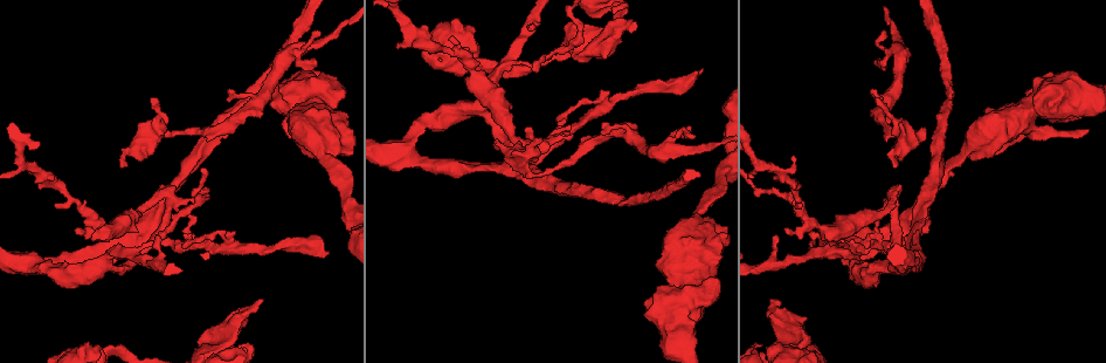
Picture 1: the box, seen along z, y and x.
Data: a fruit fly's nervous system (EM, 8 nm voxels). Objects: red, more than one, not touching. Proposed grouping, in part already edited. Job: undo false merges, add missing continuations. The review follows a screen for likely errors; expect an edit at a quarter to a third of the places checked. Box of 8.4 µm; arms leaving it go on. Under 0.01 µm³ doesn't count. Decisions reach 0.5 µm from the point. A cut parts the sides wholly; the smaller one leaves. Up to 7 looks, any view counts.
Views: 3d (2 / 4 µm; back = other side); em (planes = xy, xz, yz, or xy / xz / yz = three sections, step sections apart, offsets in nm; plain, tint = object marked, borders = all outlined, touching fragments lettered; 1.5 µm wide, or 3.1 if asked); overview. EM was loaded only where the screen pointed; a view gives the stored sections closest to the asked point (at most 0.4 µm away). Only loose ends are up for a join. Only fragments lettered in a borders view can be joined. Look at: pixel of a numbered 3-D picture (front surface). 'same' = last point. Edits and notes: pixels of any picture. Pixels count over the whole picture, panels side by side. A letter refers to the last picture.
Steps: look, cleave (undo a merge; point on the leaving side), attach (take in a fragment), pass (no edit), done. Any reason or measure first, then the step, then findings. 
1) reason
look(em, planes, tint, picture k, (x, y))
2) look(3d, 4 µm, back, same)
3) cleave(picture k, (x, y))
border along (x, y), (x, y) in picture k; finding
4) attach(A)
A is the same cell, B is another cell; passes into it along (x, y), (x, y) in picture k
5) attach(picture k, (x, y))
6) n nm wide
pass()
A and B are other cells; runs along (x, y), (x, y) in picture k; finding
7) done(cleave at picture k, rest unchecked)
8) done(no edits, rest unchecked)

branch stops here
look(em, yz, step 8, tint, picture 1, (262, 301))

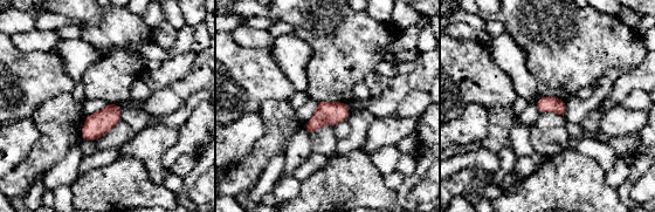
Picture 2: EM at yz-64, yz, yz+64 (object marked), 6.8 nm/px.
look(em, yz, step 8, borders, same)

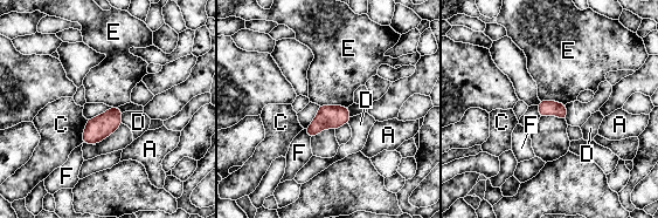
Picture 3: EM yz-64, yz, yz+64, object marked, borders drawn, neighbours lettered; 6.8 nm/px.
pass()
A, C, D, E and F are other cells; border along (319, 104), (347, 107) in picture 3; no lettered fragment goes on from it

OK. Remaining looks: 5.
thick turns thin
look(em, xy, step 8, borders, picture 1, (506, 64))

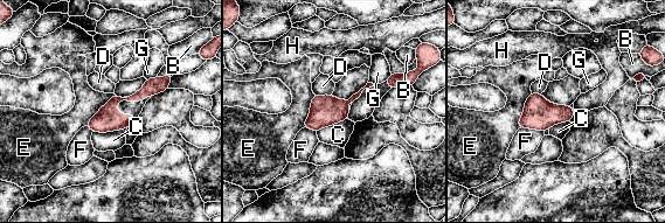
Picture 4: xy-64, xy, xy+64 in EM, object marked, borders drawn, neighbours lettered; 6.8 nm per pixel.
look(em, yz, step 4, borders, same)

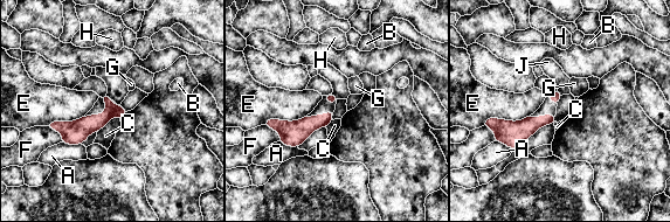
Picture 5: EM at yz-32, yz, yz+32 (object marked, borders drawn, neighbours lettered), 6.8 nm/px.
70 nm wide
pass()
A, B, C, E, F, G, H and J are other cells; border along (332, 92), (338, 98) in picture 5; all the same cell

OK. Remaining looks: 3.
sudden change in width
look(em, xy, step 8, tint, picture 1, (325, 156))

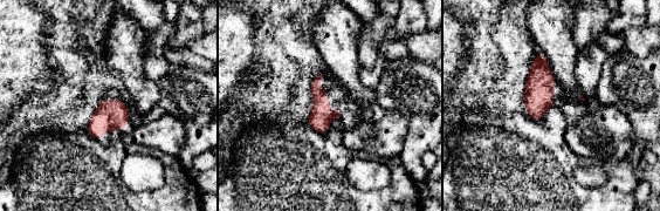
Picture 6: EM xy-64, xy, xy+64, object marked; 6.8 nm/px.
look(em, planes, tint, same)

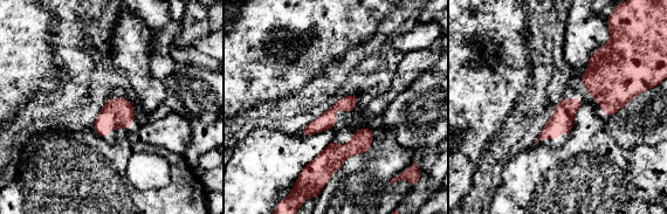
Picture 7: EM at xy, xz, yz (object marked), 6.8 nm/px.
look(em, planes, borders, same)

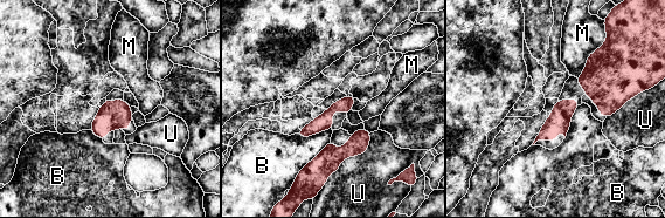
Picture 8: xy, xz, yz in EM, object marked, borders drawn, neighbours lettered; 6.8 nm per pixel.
pass()
B, M and U are other cells; border along (330, 140), (295, 177) in picture 8; continuous, no second cell

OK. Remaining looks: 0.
done(no edits, rest unchecked)

